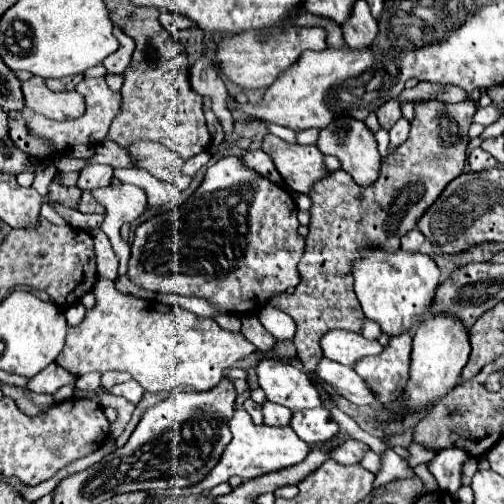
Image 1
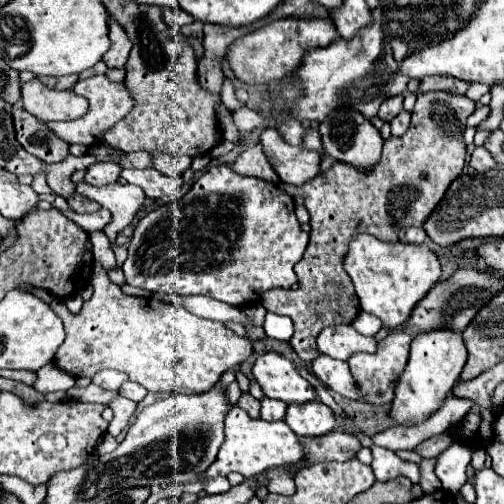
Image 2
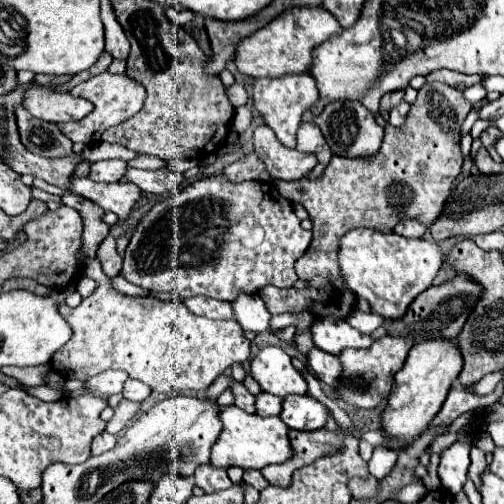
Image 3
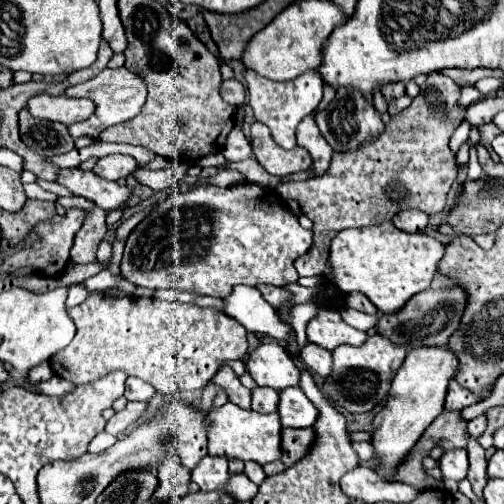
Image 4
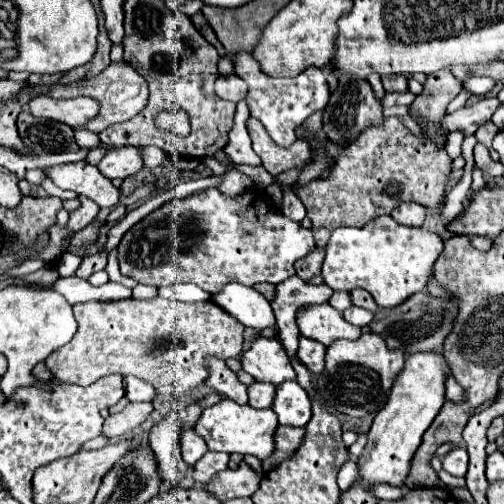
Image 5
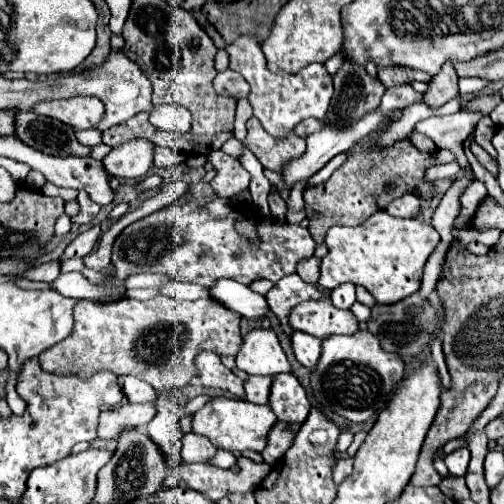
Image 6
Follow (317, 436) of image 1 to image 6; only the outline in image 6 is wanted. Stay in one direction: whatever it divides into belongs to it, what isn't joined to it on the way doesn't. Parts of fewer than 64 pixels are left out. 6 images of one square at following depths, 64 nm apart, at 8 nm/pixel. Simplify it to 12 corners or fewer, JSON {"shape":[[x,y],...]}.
{"shape":[[278,376],[270,408],[286,424],[302,424],[310,402],[296,376]]}

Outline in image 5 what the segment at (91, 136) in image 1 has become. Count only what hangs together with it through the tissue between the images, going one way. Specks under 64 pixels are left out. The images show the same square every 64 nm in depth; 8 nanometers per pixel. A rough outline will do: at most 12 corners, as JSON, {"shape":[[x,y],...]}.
{"shape":[[126,62],[96,78],[56,86],[54,98],[90,96],[100,114],[79,130],[98,134],[134,118],[148,84]]}

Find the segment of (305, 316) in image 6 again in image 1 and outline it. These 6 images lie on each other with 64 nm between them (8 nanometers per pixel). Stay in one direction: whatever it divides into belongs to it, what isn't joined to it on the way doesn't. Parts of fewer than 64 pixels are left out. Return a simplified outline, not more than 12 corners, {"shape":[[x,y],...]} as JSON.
{"shape":[[328,332],[320,342],[326,358],[354,366],[384,350],[360,334]]}

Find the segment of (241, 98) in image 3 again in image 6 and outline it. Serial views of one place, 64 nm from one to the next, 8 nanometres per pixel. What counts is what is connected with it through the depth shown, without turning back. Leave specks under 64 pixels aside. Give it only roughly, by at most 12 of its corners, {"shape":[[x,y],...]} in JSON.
{"shape":[[228,68],[214,78],[220,96],[248,96],[250,86],[238,72]]}

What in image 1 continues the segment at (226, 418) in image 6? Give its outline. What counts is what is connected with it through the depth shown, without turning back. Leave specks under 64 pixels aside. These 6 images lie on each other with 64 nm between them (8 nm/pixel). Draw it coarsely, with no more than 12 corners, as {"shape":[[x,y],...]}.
{"shape":[[234,412],[232,442],[196,488],[252,480],[300,464],[310,452],[290,426],[256,426]]}

